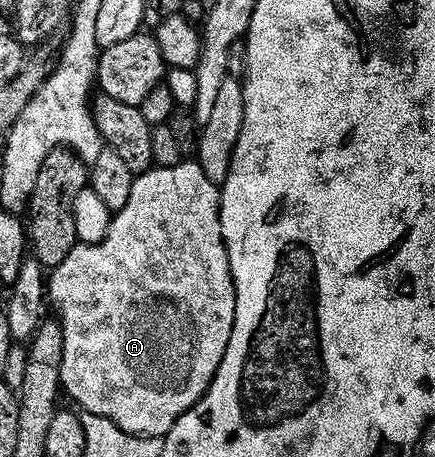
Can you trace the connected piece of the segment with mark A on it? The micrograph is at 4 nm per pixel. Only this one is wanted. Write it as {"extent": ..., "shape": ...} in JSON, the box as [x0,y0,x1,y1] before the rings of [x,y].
{"extent":[49,160,235,438],"shape":[[[185,160],[180,166],[152,168],[146,174],[136,177],[133,192],[129,192],[129,204],[121,208],[111,219],[111,227],[96,246],[77,244],[60,266],[54,267],[49,278],[49,302],[59,309],[58,321],[63,328],[65,344],[65,360],[61,364],[63,390],[76,402],[80,411],[96,414],[117,424],[126,434],[137,434],[144,438],[167,437],[168,432],[177,424],[185,412],[189,412],[207,395],[207,389],[213,384],[217,372],[221,368],[221,360],[225,360],[225,352],[229,348],[229,340],[233,336],[235,323],[235,281],[231,275],[231,265],[227,255],[227,246],[223,242],[221,220],[219,219],[219,199],[221,190],[216,183],[205,176],[198,161]]]}

